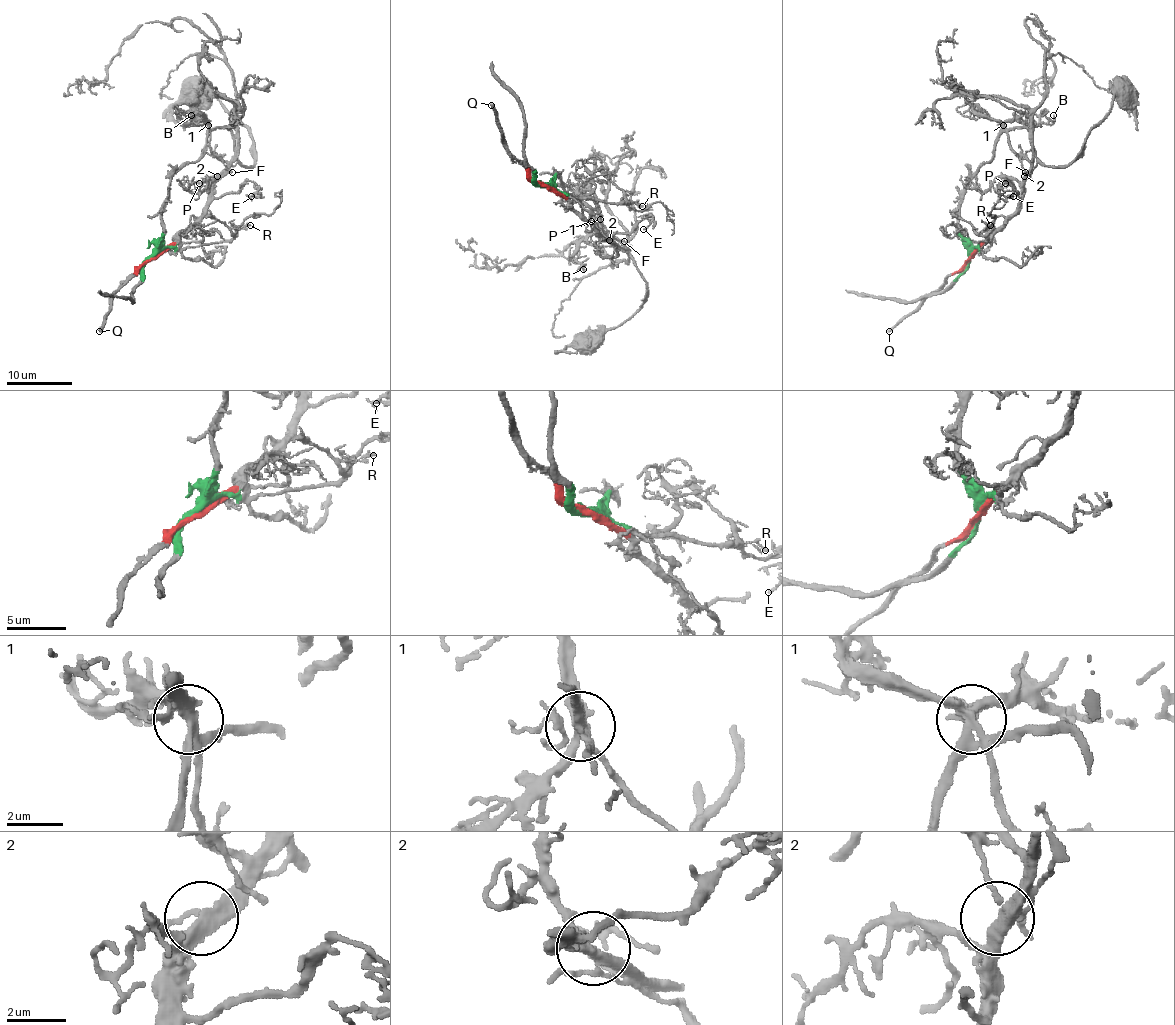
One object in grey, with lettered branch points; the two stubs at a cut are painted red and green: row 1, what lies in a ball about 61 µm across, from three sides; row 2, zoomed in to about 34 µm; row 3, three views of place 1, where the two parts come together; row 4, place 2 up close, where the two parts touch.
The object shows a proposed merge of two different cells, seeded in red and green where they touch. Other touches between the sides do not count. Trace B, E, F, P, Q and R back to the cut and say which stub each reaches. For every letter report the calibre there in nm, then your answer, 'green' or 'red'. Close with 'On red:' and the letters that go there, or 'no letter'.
B: 170 nm thick; green
E: 160 nm thick; red
F: 170 nm thick; red
P: 160 nm thick; red
Q: 320 nm thick; red
R: 190 nm thick; green
On red: E, F, P, Q

